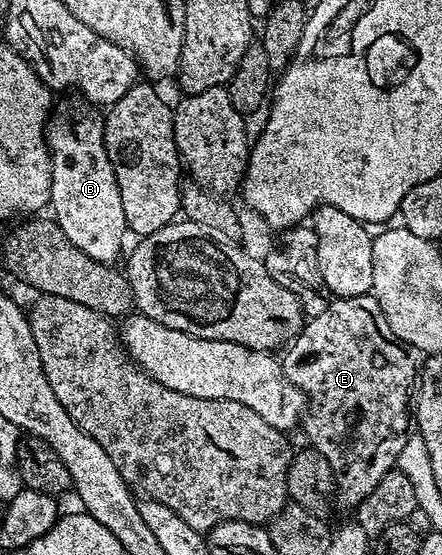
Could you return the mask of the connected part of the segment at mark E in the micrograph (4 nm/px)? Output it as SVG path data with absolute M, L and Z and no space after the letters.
M372 295L363 297L338 297L330 300L327 311L323 311L319 315L306 320L305 324L301 327L300 335L293 338L291 344L284 350L284 353L285 357L282 356L280 358L280 363L281 370L285 372L285 378L291 384L297 385L301 389L301 392L305 394L307 412L303 417L303 429L305 425L305 433L309 436L308 444L316 449L319 455L323 455L323 459L327 459L327 463L331 463L331 471L333 472L333 480L335 482L336 504L338 501L341 505L356 507L363 499L367 499L367 495L371 495L371 491L375 491L379 479L383 479L383 475L387 475L393 470L397 464L397 457L403 451L403 443L411 429L411 386L418 380L419 362L422 360L423 354L415 347L404 345L393 334L391 327L387 323L387 319L383 315L383 311L379 307L379 303Z

